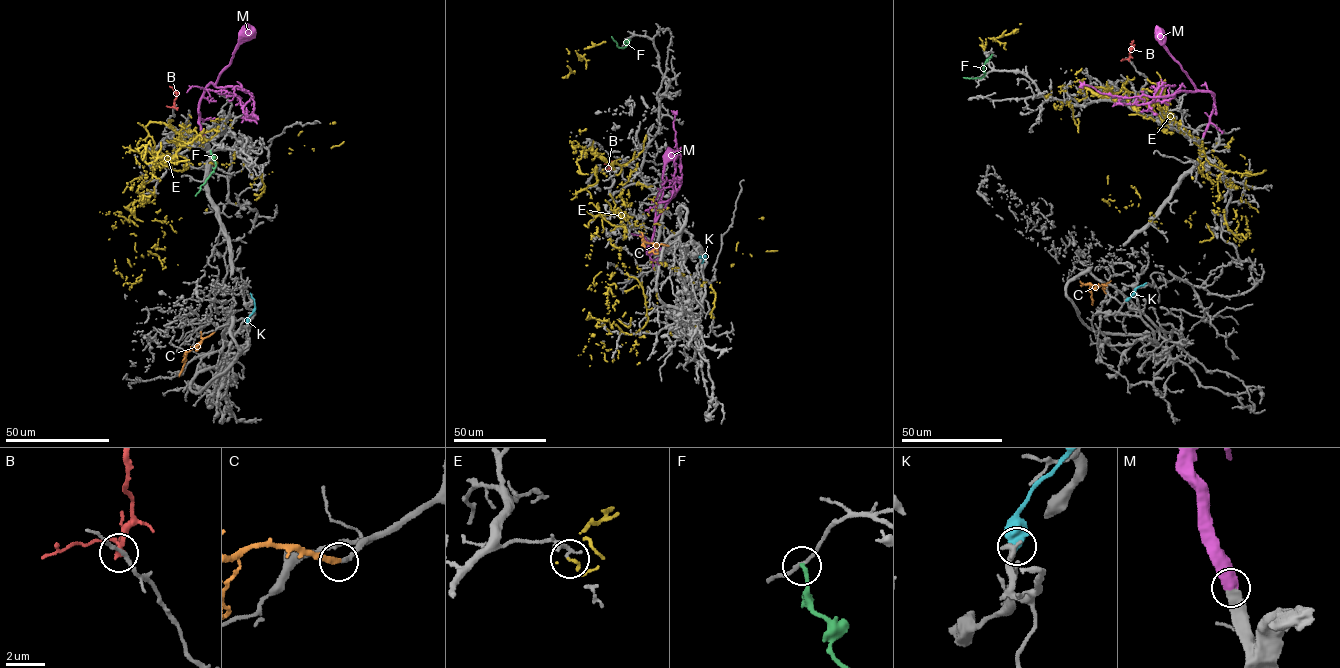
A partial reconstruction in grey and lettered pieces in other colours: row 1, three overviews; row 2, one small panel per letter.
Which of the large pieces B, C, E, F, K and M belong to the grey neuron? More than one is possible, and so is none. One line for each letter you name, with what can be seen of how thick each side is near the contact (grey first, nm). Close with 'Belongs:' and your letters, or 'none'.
C: 190/280 nm
M: 480/550 nm
Belongs: C, M

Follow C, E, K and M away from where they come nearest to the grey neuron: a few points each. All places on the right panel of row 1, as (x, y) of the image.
C: (1107, 285), (1091, 285), (1092, 305)
E: (1226, 146), (1196, 136), (1246, 201), (1240, 241), (1110, 206), (1108, 175)
K: (1126, 300), (1146, 282)
M: (1203, 136), (1213, 109), (1214, 95), (1209, 92), (1180, 91), (1159, 97), (1127, 98), (1100, 93), (1079, 81)

